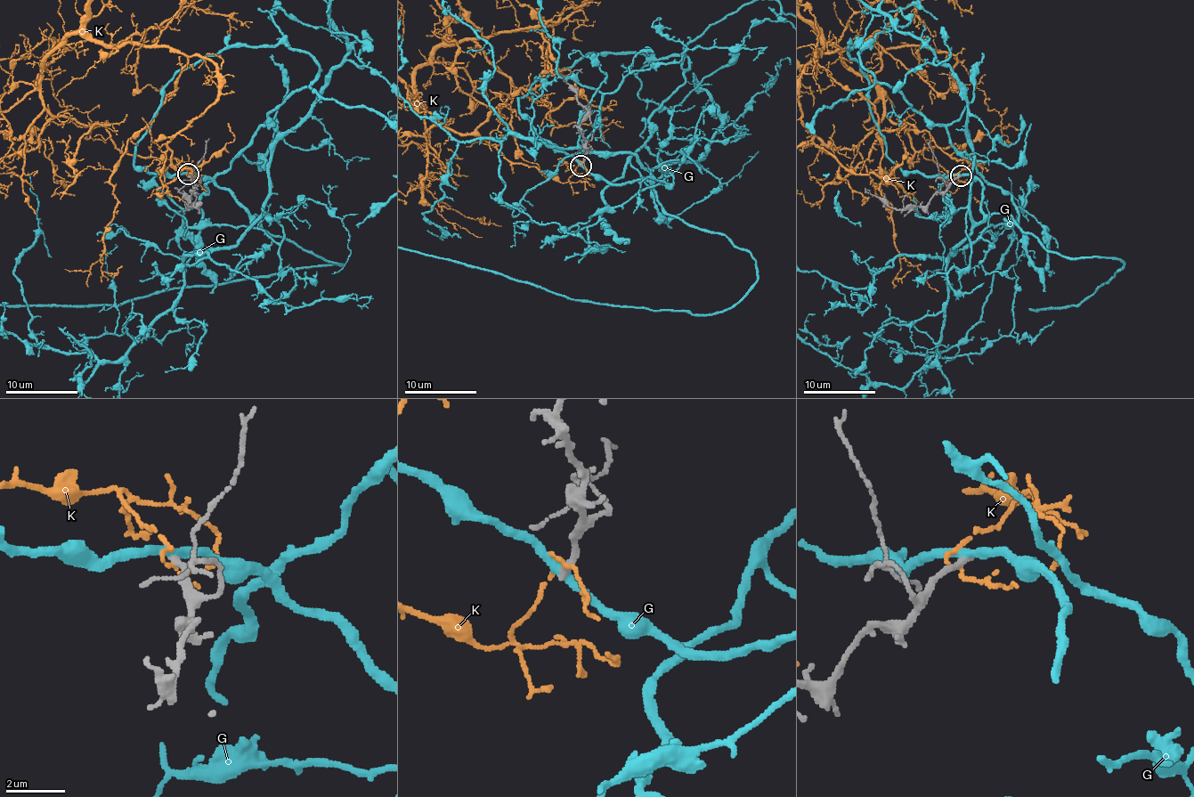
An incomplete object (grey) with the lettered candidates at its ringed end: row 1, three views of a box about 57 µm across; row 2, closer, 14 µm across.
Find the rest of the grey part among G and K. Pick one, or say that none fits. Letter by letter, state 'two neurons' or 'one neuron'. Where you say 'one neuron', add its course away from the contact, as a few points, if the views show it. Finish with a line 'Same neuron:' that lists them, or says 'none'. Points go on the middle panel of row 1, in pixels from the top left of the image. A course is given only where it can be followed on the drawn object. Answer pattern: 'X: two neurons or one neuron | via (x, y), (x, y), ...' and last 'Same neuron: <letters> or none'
G: two neurons
K: two neurons
Same neuron: none

